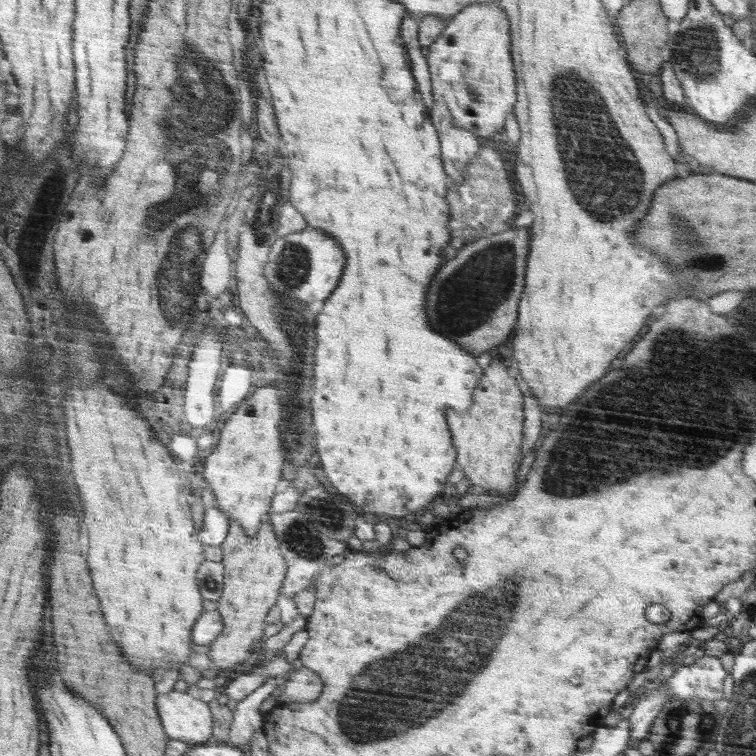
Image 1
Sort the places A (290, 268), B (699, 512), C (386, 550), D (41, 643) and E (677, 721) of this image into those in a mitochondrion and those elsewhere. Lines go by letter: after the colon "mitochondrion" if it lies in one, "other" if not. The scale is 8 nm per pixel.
A: mitochondrion
B: other
C: other
D: other
E: mitochondrion

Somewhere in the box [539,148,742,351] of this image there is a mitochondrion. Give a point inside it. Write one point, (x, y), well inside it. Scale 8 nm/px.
(702, 261)

